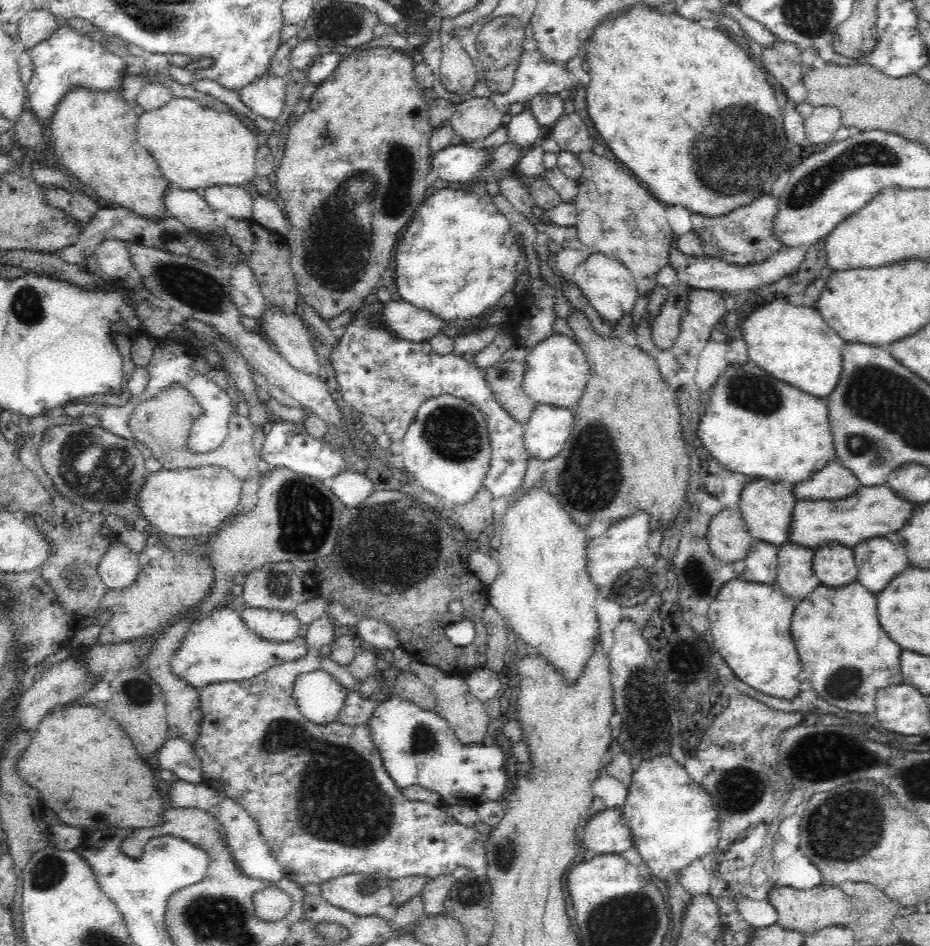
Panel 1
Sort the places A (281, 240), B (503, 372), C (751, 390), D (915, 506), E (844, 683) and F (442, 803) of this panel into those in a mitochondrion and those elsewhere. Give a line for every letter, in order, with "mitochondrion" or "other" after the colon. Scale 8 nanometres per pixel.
A: other
B: mitochondrion
C: mitochondrion
D: other
E: mitochondrion
F: other

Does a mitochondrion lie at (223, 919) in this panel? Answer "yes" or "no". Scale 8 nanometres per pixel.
yes

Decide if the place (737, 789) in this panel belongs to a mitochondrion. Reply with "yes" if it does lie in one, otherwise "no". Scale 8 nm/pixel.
yes

